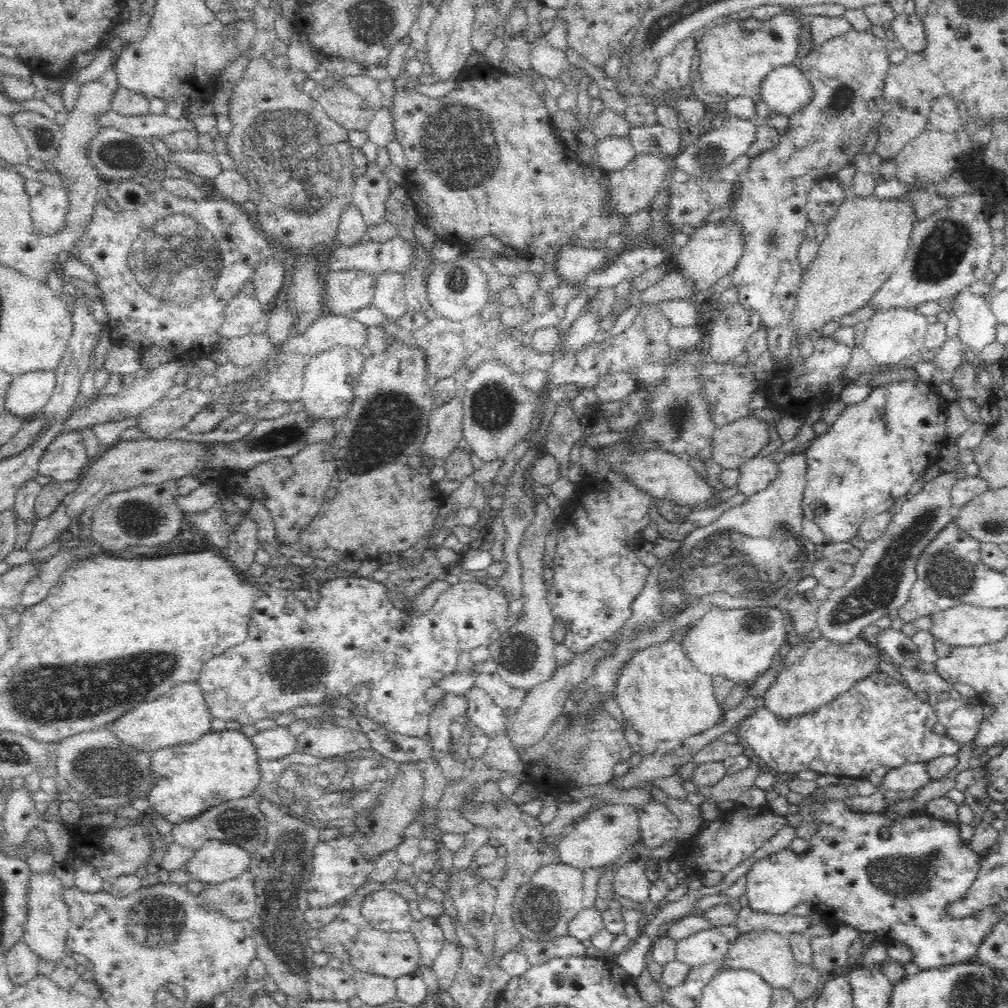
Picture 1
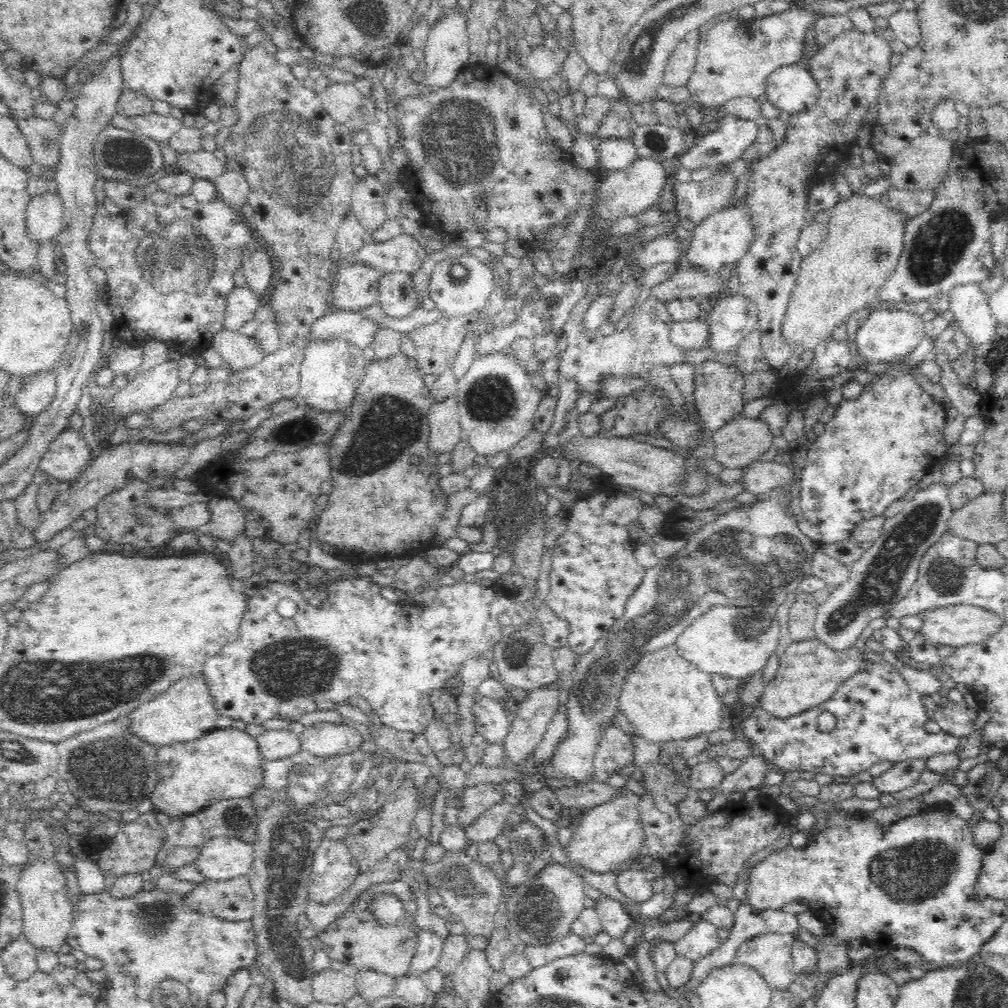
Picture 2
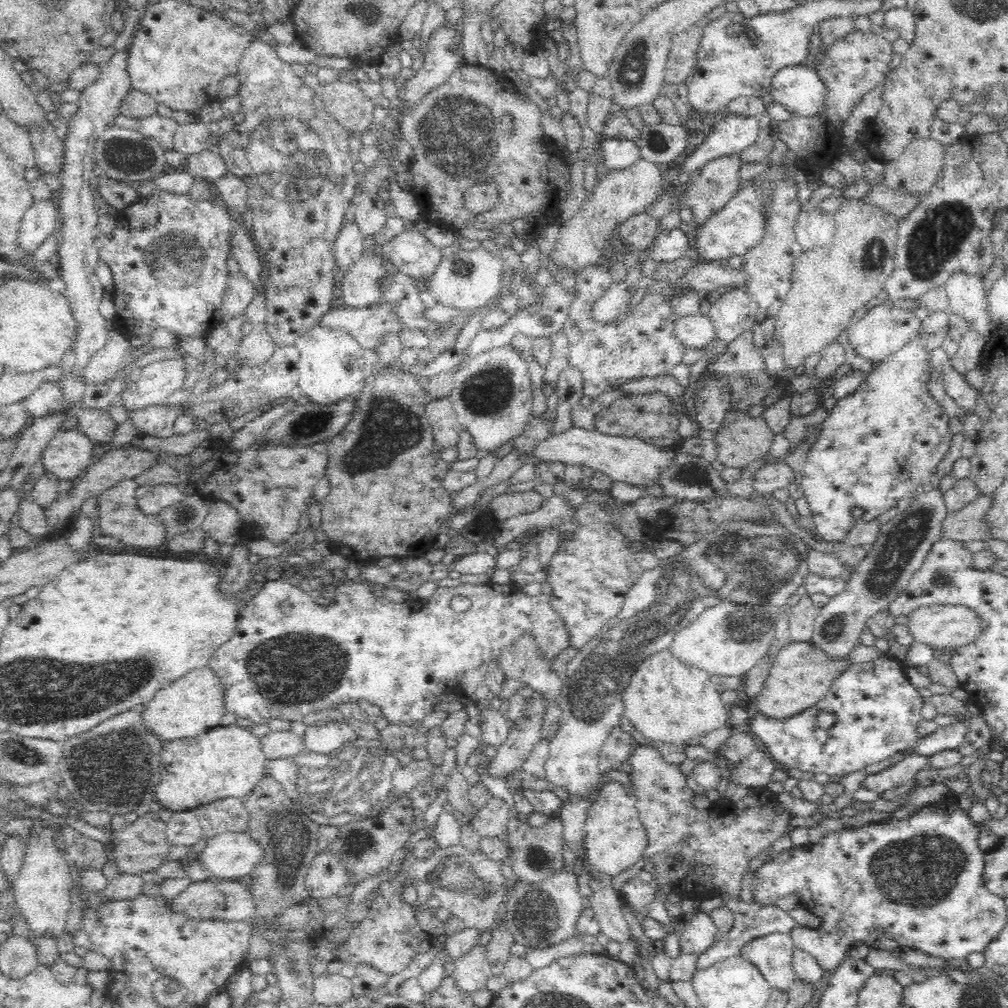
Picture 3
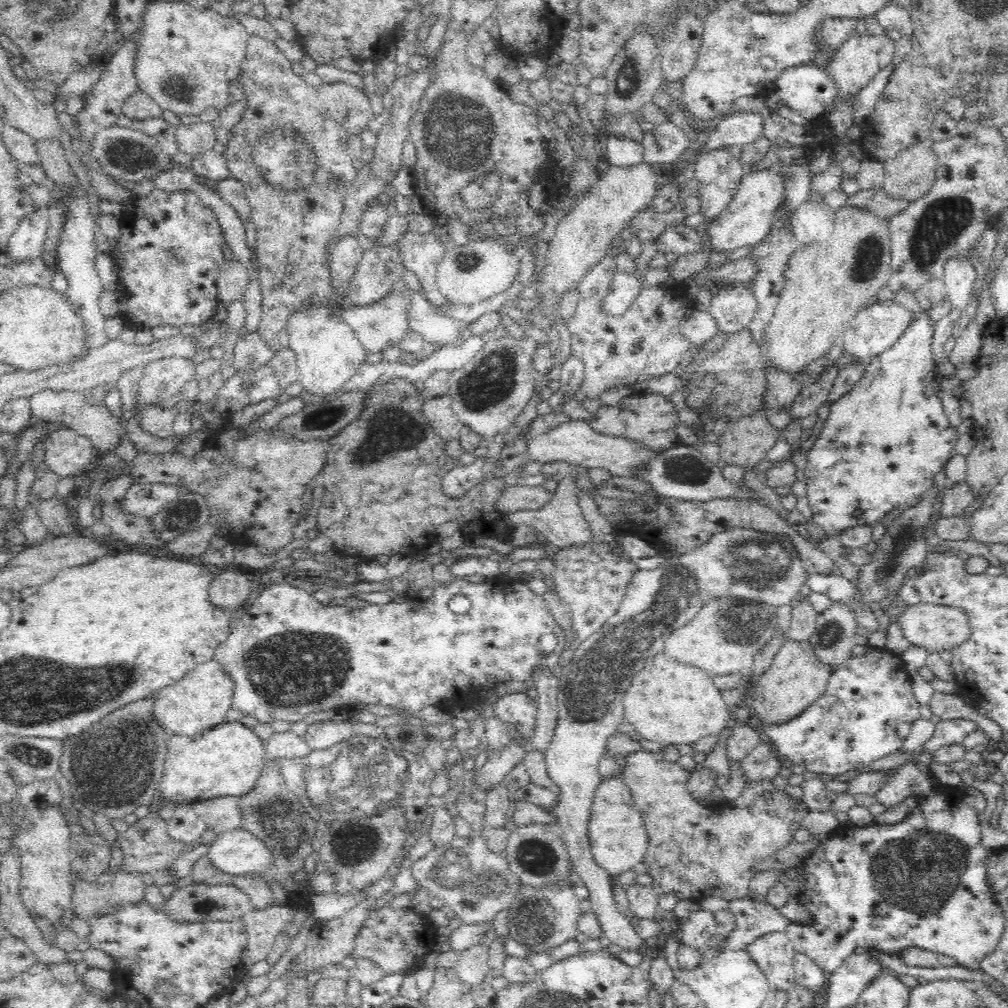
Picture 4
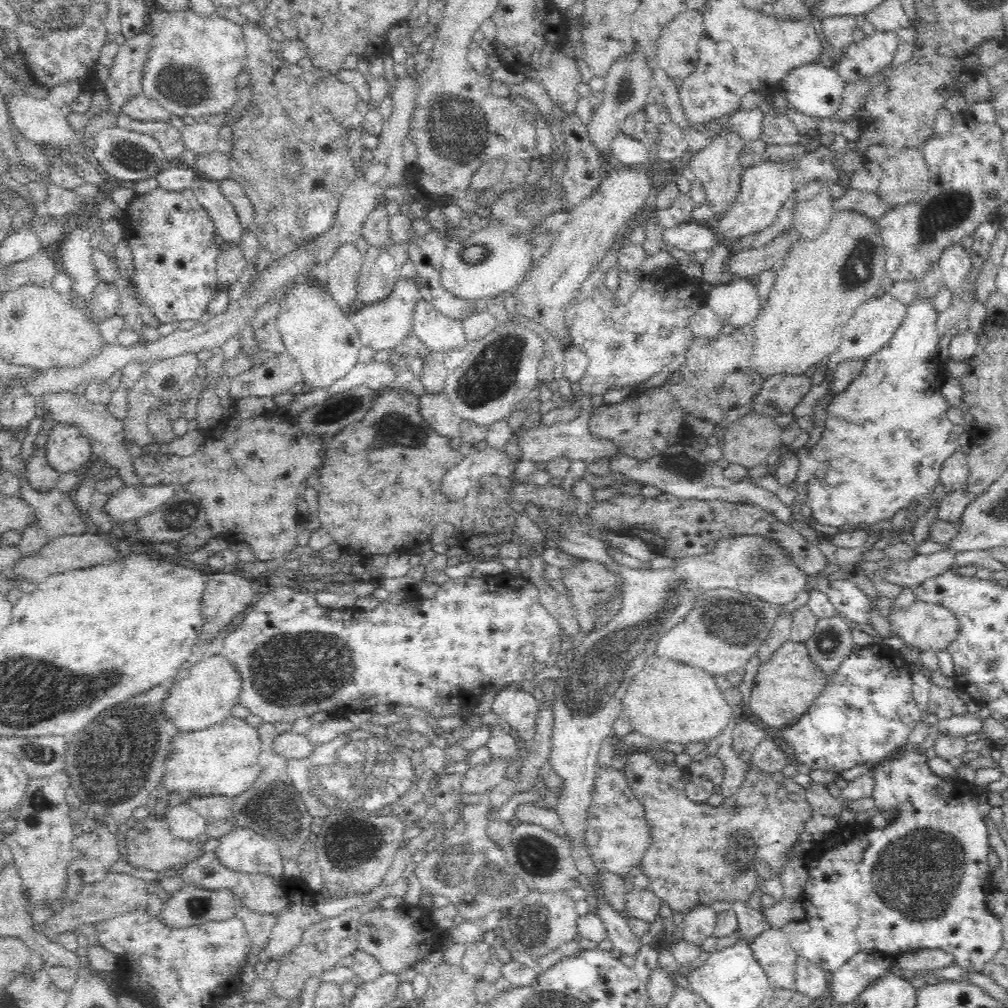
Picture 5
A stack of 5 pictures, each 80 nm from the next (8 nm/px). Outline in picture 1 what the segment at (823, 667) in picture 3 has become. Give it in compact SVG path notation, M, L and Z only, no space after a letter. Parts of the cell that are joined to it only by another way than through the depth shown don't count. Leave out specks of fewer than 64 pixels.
M824 638L790 642L784 651L784 666L778 669L776 680L761 694L760 705L780 718L814 711L832 702L836 695L848 690L856 680L868 676L877 668L880 659L877 647L862 638L845 645L834 644Z

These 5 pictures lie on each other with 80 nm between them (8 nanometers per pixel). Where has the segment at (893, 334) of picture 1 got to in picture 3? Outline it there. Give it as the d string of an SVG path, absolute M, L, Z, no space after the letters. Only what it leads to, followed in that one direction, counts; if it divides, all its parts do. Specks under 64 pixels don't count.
M882 303L879 306L868 307L868 312L862 318L848 326L842 340L850 343L850 347L862 360L872 363L882 360L884 356L888 356L892 352L896 352L902 344L915 336L920 322L920 319L912 311Z

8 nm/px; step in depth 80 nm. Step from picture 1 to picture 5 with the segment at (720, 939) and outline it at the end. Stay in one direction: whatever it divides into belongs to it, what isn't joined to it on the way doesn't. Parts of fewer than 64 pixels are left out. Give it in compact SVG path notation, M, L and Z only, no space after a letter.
M700 905L688 911L682 923L682 938L694 944L701 944L708 936L713 937L717 914L718 912L708 905Z

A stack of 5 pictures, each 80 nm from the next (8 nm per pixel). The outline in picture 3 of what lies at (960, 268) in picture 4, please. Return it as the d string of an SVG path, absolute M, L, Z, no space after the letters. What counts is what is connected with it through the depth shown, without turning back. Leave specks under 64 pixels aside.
M952 270L948 274L944 287L947 292L949 308L953 314L967 319L967 324L977 326L980 331L994 328L992 320L984 313L986 293L984 293L982 276L969 270Z

